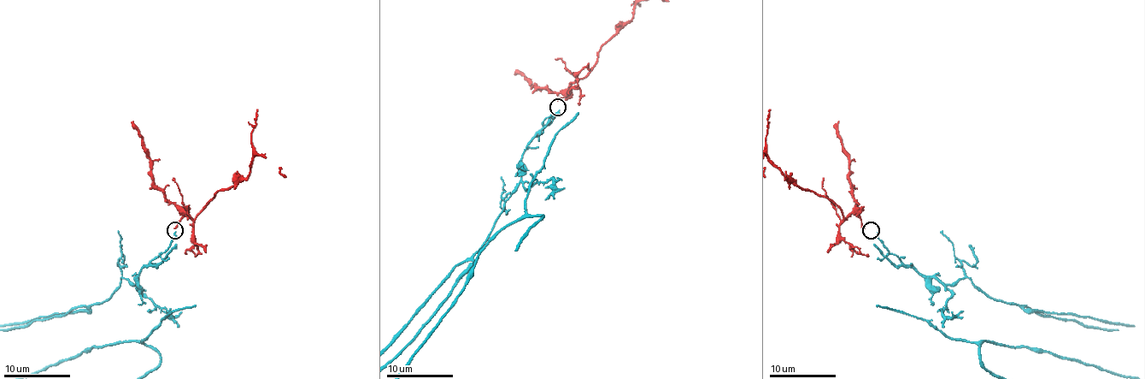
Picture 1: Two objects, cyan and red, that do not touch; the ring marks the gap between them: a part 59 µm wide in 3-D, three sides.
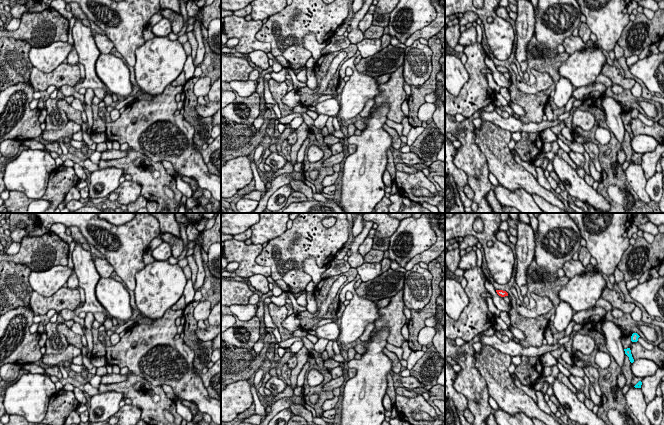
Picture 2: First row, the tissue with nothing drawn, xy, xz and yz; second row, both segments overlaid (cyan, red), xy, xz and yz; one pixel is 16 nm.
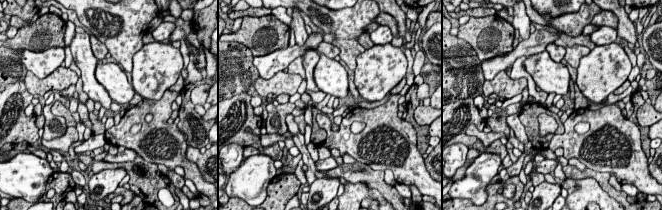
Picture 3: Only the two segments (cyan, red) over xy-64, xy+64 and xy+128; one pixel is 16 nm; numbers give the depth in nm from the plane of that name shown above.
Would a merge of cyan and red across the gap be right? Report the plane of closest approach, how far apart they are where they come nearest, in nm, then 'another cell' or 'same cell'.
view yz; gap 2050 nm; same cell

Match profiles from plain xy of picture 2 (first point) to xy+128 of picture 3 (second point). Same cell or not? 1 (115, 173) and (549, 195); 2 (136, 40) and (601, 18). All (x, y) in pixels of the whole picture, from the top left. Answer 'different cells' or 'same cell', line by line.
1: same cell
2: different cells

